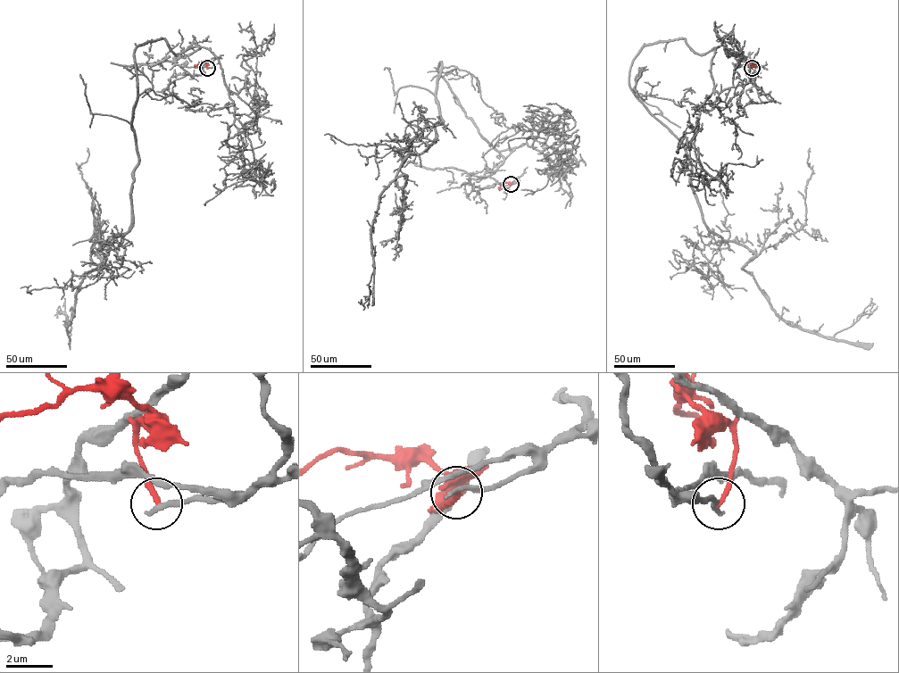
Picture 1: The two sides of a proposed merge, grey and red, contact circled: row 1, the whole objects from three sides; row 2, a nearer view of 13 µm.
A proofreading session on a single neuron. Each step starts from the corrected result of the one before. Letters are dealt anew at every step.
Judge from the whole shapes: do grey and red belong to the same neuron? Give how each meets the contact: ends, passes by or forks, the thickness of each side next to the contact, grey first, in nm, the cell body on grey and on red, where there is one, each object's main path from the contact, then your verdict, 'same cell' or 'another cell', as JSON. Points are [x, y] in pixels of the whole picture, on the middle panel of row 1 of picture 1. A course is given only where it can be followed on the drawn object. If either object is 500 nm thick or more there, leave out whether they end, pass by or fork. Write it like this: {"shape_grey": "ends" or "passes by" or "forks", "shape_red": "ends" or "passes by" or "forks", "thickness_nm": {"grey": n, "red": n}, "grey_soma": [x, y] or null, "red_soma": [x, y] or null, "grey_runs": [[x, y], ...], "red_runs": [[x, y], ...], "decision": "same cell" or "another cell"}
{"shape_grey": "ends", "shape_red": "ends", "thickness_nm": {"grey": 240, "red": 200}, "grey_soma": null, "red_soma": null, "grey_runs": [[511, 184], [478, 178], [503, 157], [440, 62], [442, 123], [381, 194], [362, 299]], "red_runs": [[511, 184], [503, 182], [498, 189]], "decision": "another cell"}

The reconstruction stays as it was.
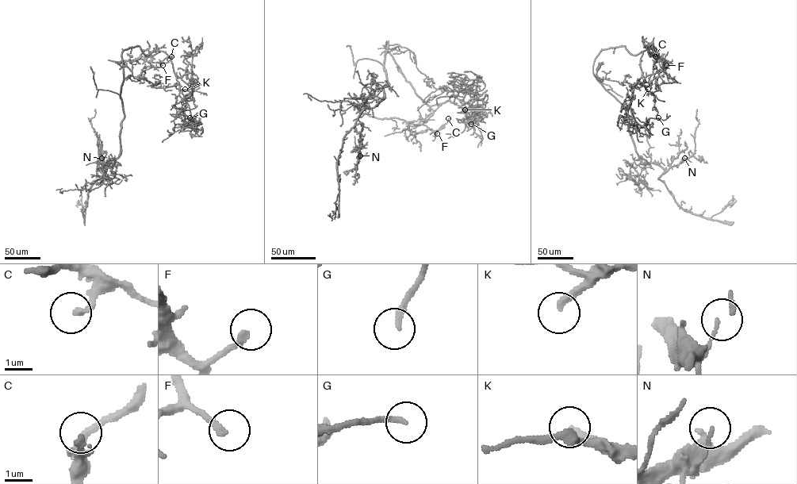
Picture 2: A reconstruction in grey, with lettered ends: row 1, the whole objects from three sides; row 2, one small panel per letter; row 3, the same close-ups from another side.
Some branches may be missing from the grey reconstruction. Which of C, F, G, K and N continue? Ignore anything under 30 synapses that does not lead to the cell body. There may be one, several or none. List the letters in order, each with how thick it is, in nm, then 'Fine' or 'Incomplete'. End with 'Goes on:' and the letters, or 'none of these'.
C: Thickness 240 nm. Fine
F: Thickness 200 nm. Fine
G: Thickness 180 nm. Incomplete
K: Thickness 240 nm. Incomplete
N: Thickness 100 nm. Fine
Goes on: G, K

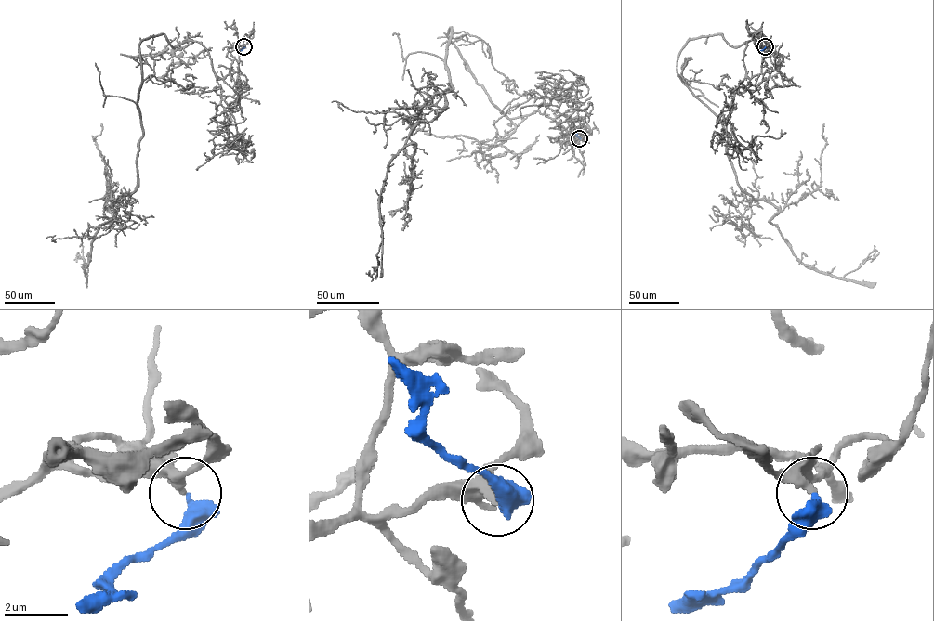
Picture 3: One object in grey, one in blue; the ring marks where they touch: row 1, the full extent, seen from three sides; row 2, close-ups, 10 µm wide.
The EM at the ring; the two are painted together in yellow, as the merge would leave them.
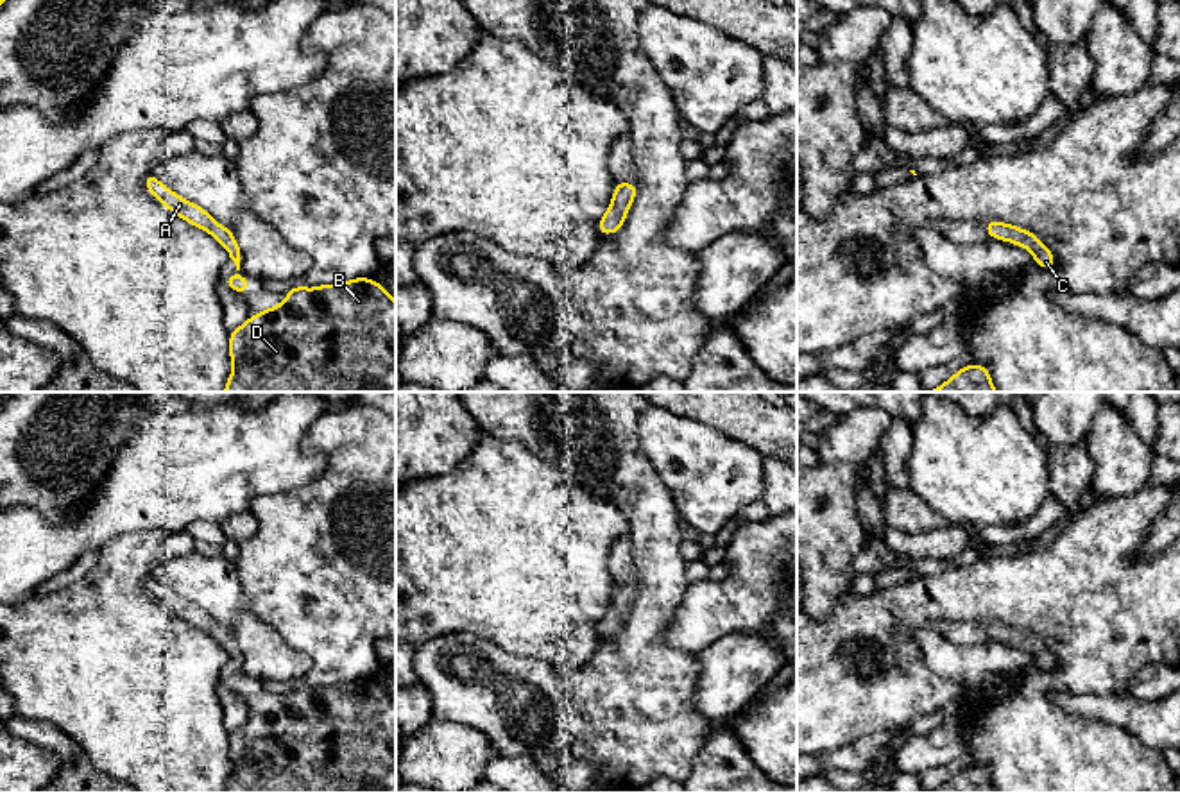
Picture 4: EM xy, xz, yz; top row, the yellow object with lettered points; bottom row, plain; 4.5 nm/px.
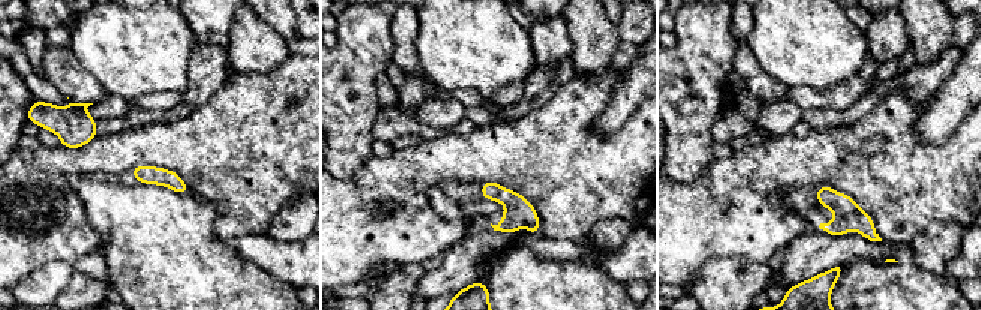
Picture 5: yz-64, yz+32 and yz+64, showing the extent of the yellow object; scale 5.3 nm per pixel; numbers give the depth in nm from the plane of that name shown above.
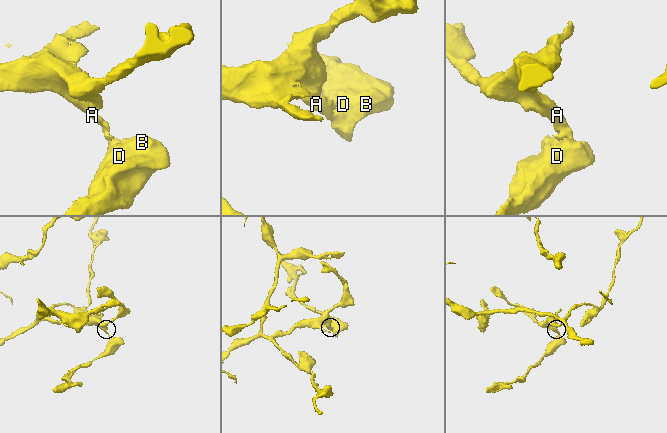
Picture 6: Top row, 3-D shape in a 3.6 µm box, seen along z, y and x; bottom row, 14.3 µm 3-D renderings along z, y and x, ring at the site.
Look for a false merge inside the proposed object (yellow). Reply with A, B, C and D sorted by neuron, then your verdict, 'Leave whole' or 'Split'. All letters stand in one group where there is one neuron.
Groups: A B C D. Leave whole

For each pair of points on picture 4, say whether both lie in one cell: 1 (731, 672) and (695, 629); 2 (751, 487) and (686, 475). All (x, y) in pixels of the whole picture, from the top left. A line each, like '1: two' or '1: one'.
1: two
2: one

